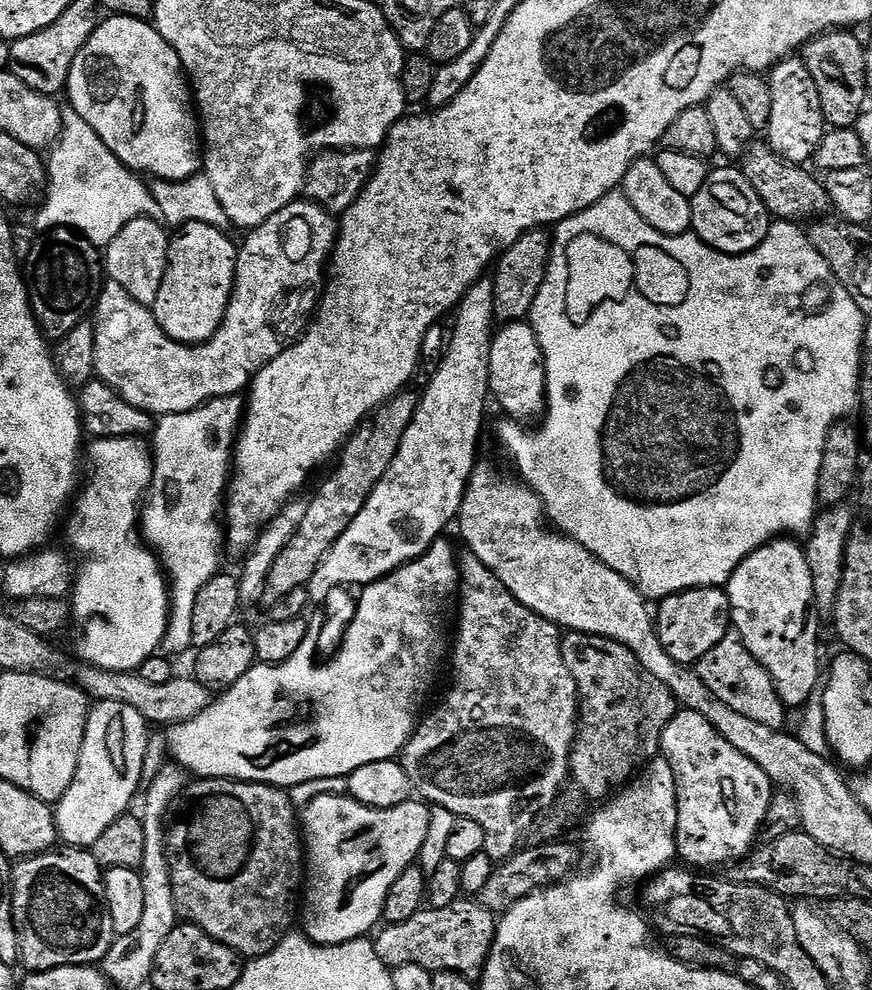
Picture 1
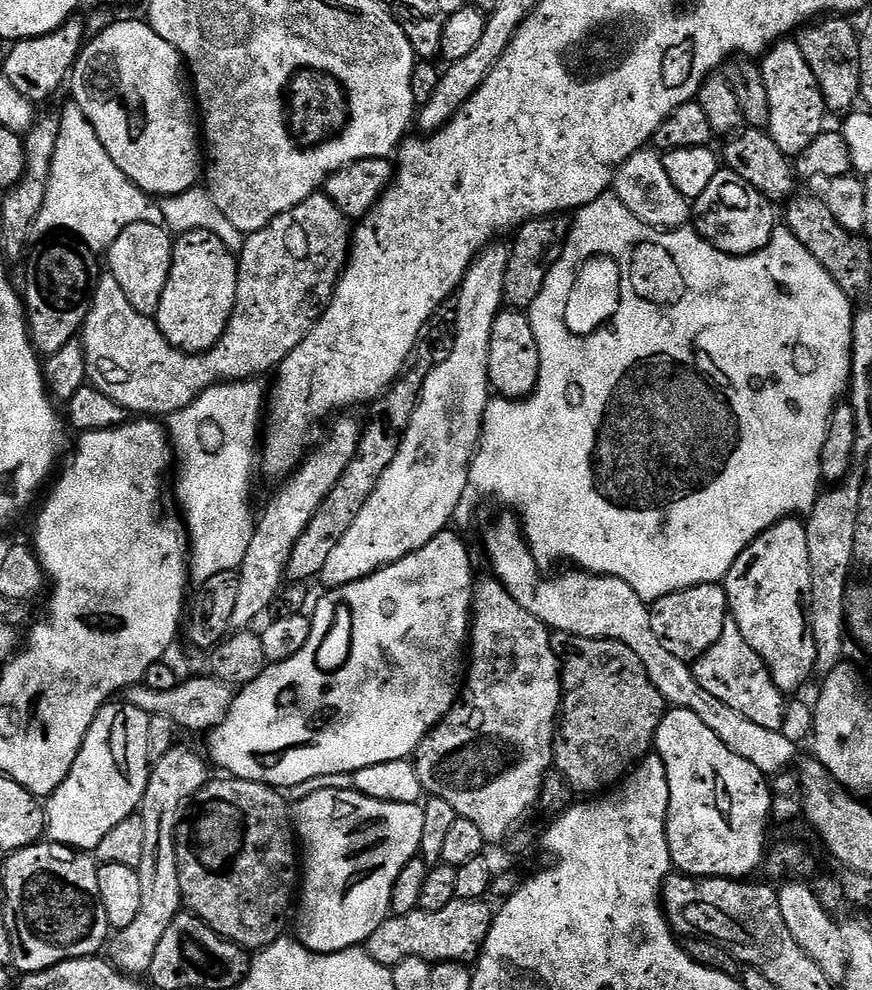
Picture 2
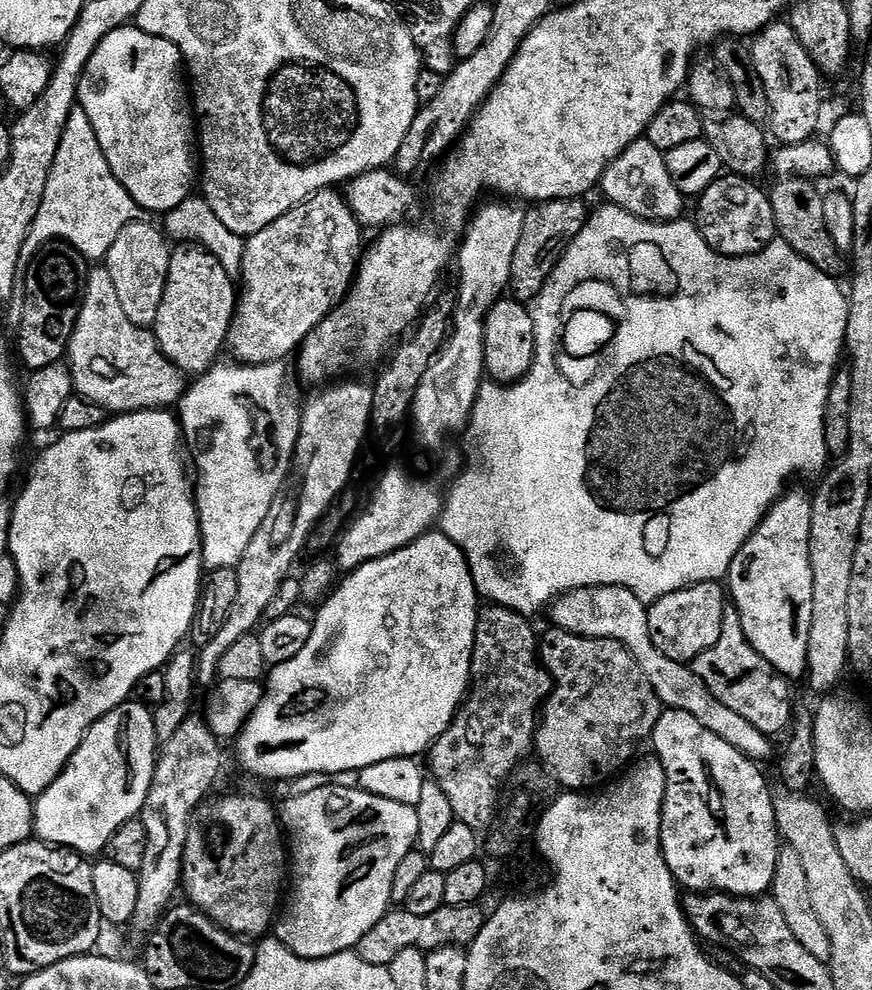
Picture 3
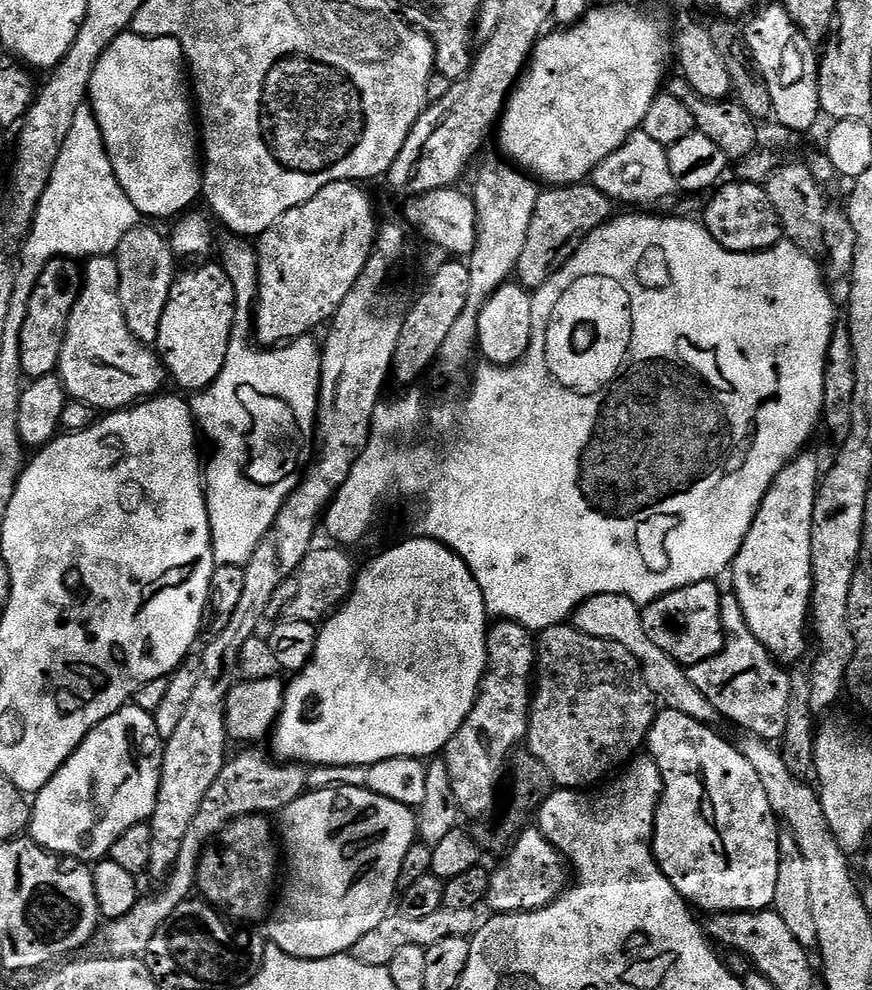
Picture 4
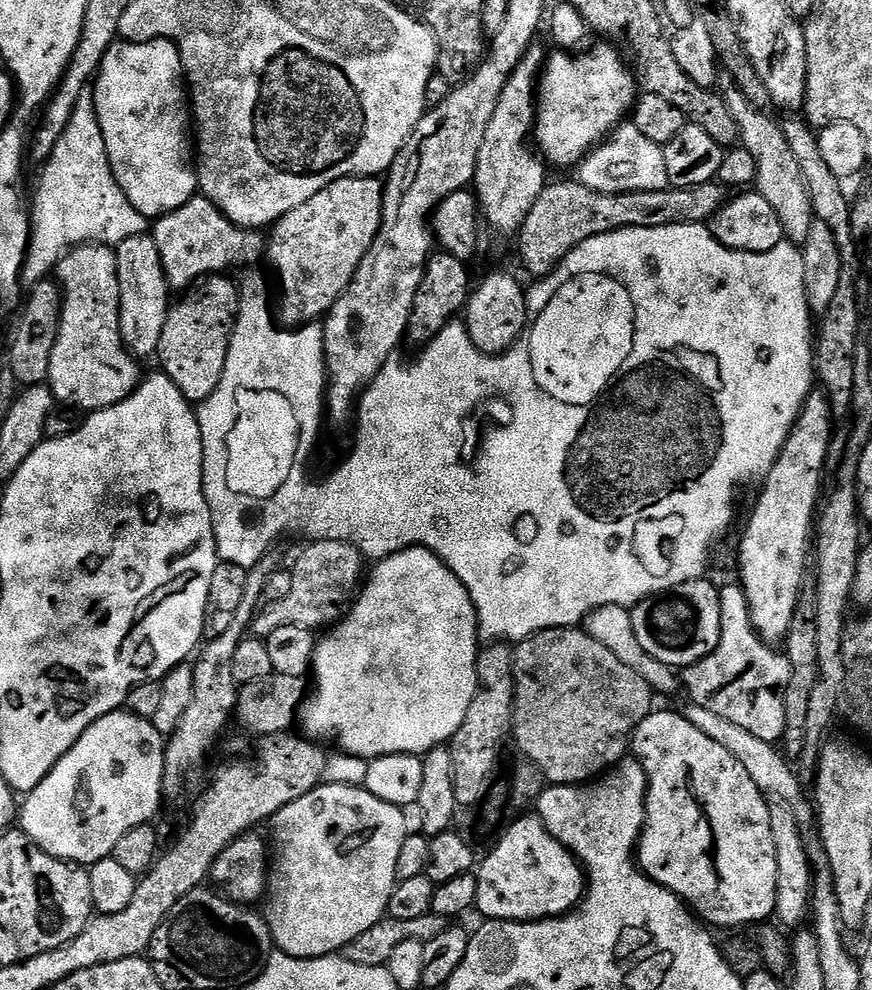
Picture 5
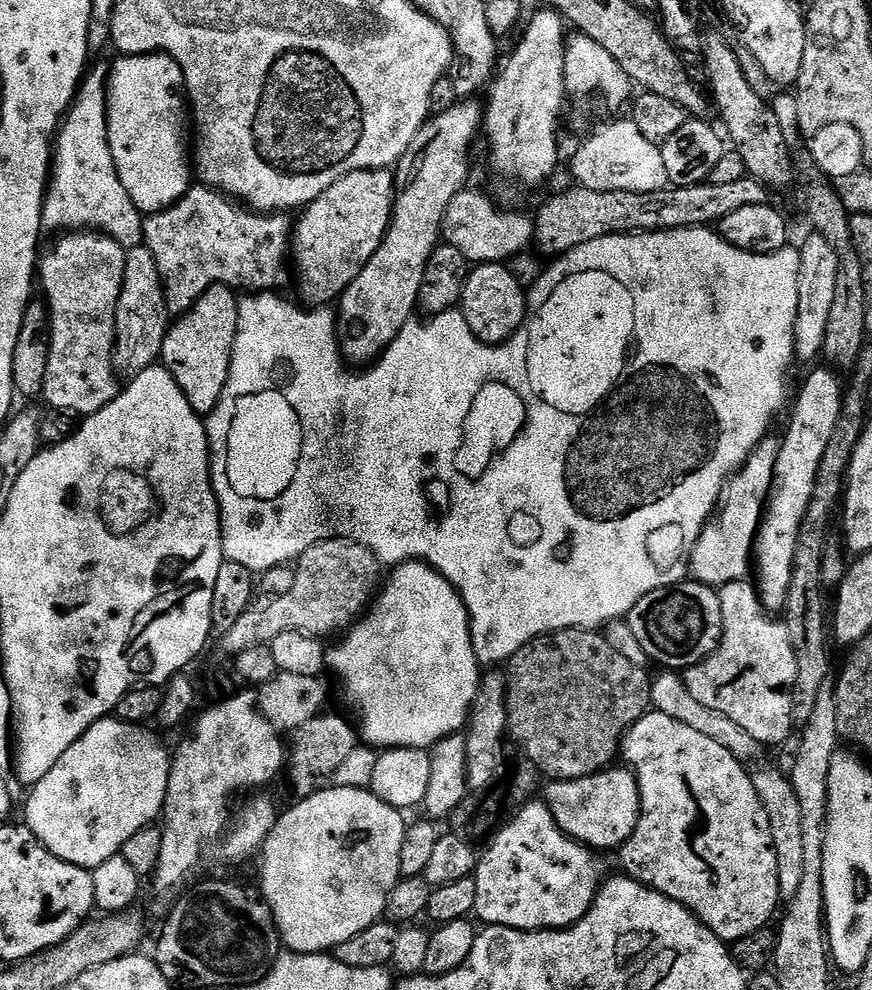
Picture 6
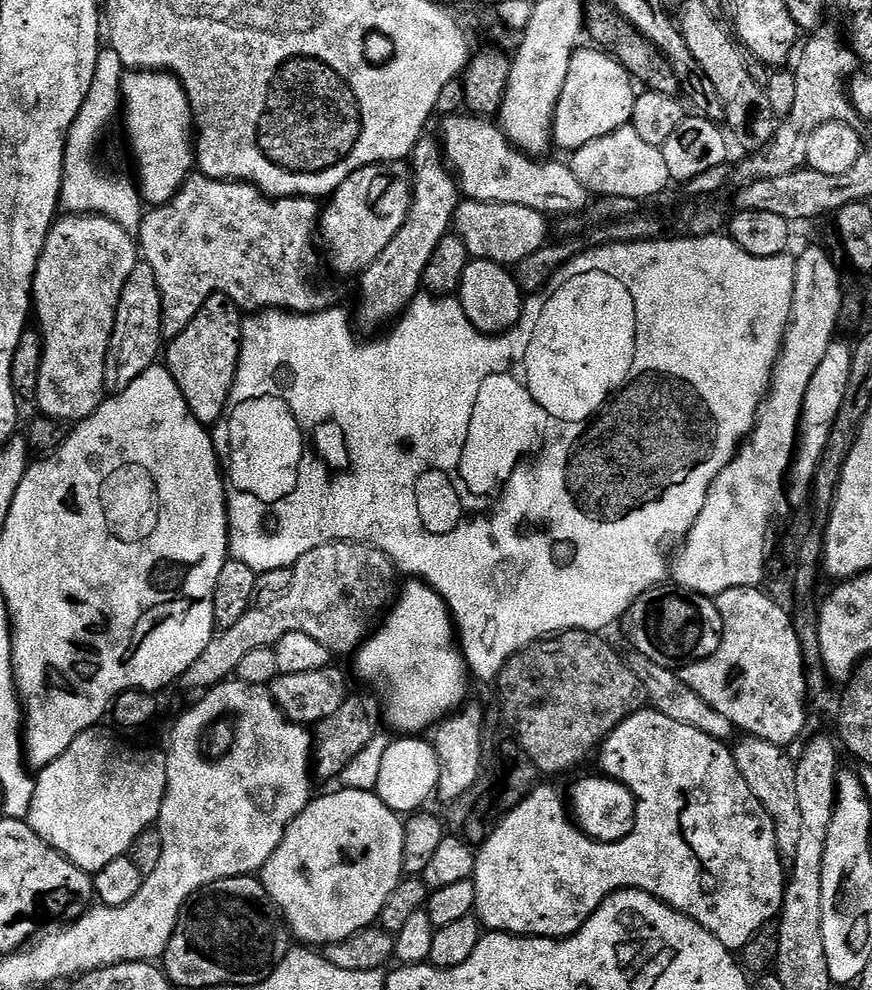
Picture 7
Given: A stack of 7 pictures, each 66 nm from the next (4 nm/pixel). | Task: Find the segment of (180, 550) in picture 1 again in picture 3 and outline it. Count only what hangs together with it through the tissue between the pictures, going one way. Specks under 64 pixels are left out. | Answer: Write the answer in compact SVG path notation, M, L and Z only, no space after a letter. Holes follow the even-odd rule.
M278 360L269 364L241 364L231 362L224 364L217 362L213 364L209 372L203 373L199 377L197 384L187 385L184 397L180 399L178 405L178 419L180 428L184 432L185 445L190 449L191 459L194 461L194 468L200 473L194 476L194 491L196 494L196 509L200 519L200 533L202 534L202 544L204 546L204 567L211 570L214 568L235 568L240 563L242 554L246 554L246 546L250 546L250 538L258 534L258 526L266 519L266 514L270 514L270 506L274 506L274 498L284 489L284 483L288 481L292 471L294 457L296 454L296 443L300 438L300 413L301 405L296 405L296 400L292 397L292 384L288 381L288 364Z

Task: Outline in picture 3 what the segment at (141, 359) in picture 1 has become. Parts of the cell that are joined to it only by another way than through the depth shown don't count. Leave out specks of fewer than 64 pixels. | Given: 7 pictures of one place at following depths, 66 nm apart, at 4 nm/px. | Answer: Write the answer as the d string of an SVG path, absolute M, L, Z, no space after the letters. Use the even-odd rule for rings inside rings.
M325 190L315 192L309 200L304 200L298 206L294 206L286 214L282 214L282 218L278 218L274 222L270 222L270 226L266 226L262 230L258 230L258 234L247 237L244 241L244 257L242 258L242 287L238 292L236 302L236 319L230 326L228 331L227 351L233 352L235 359L241 364L269 364L278 360L287 361L288 355L295 353L300 345L304 343L305 338L311 334L318 325L326 319L329 314L336 308L338 304L344 301L344 297L348 295L352 289L352 282L356 278L357 271L362 259L362 244L360 248L360 235L362 229L356 215L352 213L352 208L348 205L347 199L343 195L340 196L336 190ZM96 267L89 271L82 310L68 343L66 363L72 369L75 395L83 396L85 400L100 405L112 414L145 412L148 408L168 410L179 405L186 391L186 373L174 366L170 358L166 358L155 335L149 329L140 328L130 322L130 318L126 318L126 310L122 310L122 302L118 302L118 290L114 290L114 282L110 279L107 267Z

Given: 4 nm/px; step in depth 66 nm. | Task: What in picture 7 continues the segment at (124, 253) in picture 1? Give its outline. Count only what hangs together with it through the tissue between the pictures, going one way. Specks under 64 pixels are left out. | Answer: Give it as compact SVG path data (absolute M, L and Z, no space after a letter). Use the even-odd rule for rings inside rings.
M137 262L118 302L116 321L112 327L112 337L108 340L106 370L104 371L104 391L115 394L126 390L134 378L157 363L162 352L162 298L154 278L154 270L143 262Z

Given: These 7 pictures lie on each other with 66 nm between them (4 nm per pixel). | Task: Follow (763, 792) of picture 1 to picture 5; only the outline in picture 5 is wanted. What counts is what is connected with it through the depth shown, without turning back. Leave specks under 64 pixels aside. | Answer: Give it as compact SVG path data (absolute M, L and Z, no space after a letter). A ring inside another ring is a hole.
M652 711L632 735L631 751L648 774L648 801L644 815L644 830L640 834L638 845L640 870L645 872L650 879L661 884L663 888L670 890L675 896L679 896L705 925L711 926L713 929L736 928L732 930L744 930L747 924L763 925L767 921L764 919L767 916L771 917L776 911L778 858L774 850L774 834L770 830L769 801L764 801L767 800L765 793L760 791L754 778L750 778L750 774L746 774L742 762L738 762L738 758L734 758L734 754L730 754L730 750L726 750L726 746L718 746L718 742L714 742L714 738L708 738L706 734L702 734L702 730L698 730L698 726L694 726L694 722L690 722L679 711Z

